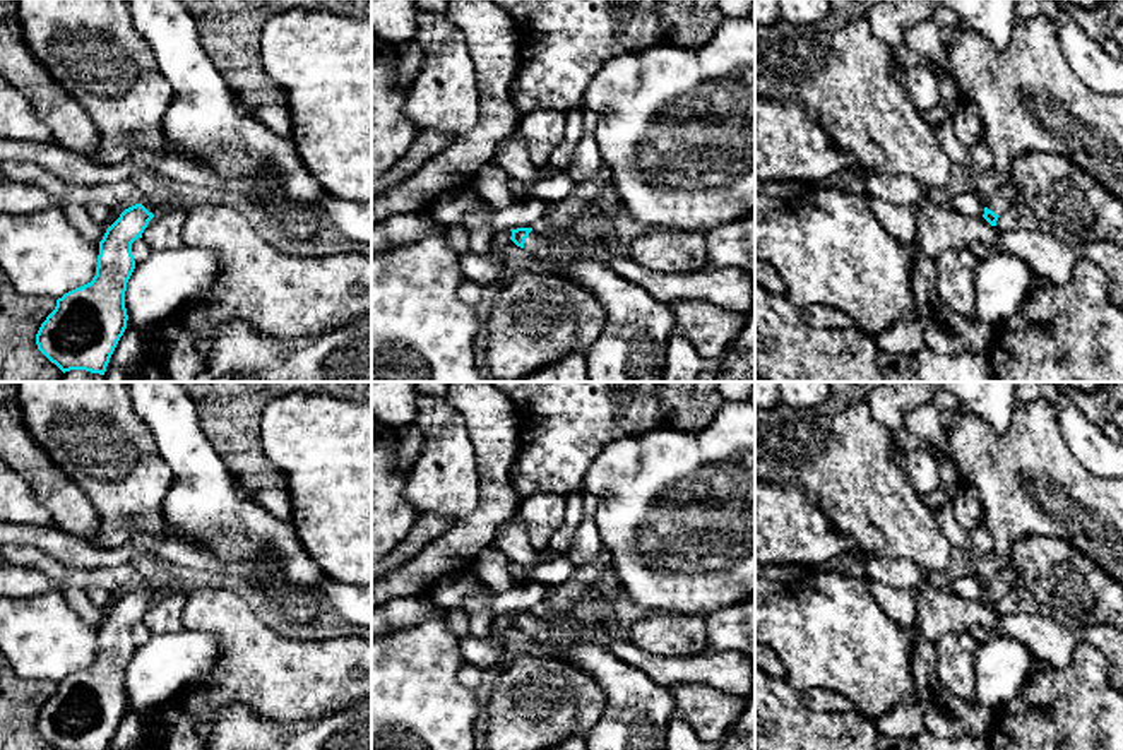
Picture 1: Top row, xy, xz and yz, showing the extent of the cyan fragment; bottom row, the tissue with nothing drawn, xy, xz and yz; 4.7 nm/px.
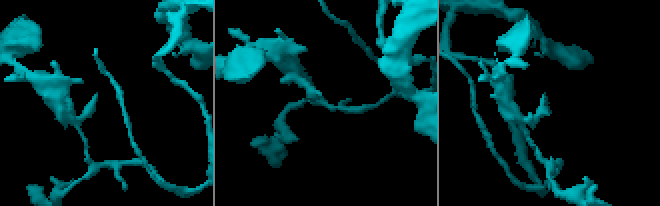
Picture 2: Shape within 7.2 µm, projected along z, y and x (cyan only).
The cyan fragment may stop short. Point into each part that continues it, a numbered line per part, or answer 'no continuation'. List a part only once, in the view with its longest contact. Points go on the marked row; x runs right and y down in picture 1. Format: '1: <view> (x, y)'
1: xz (541, 244)

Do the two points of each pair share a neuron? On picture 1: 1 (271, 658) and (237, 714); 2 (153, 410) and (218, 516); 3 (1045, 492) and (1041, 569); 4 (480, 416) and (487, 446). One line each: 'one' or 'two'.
1: two
2: one
3: two
4: one

